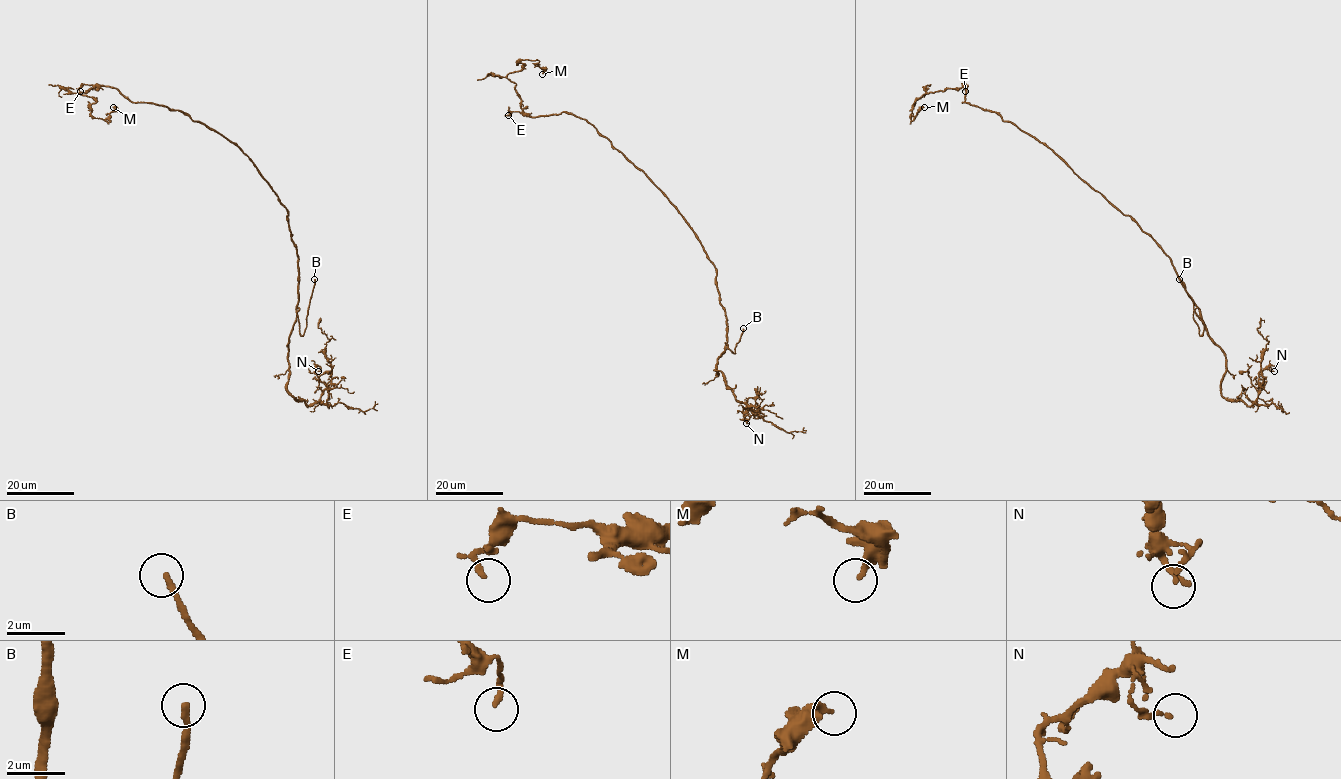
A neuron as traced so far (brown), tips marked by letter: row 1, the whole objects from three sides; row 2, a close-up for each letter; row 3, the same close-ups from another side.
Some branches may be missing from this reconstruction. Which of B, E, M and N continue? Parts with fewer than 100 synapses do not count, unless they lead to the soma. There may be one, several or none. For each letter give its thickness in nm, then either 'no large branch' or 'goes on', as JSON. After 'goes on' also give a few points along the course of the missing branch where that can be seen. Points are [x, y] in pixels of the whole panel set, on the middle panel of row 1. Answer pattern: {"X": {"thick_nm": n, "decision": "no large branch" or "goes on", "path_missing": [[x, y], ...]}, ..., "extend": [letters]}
{"B": {"thick_nm": 200, "decision": "goes on"}, "E": {"thick_nm": 130, "decision": "no large branch"}, "M": {"thick_nm": 280, "decision": "no large branch"}, "N": {"thick_nm": 100, "decision": "no large branch"}, "extend": ["B"]}

